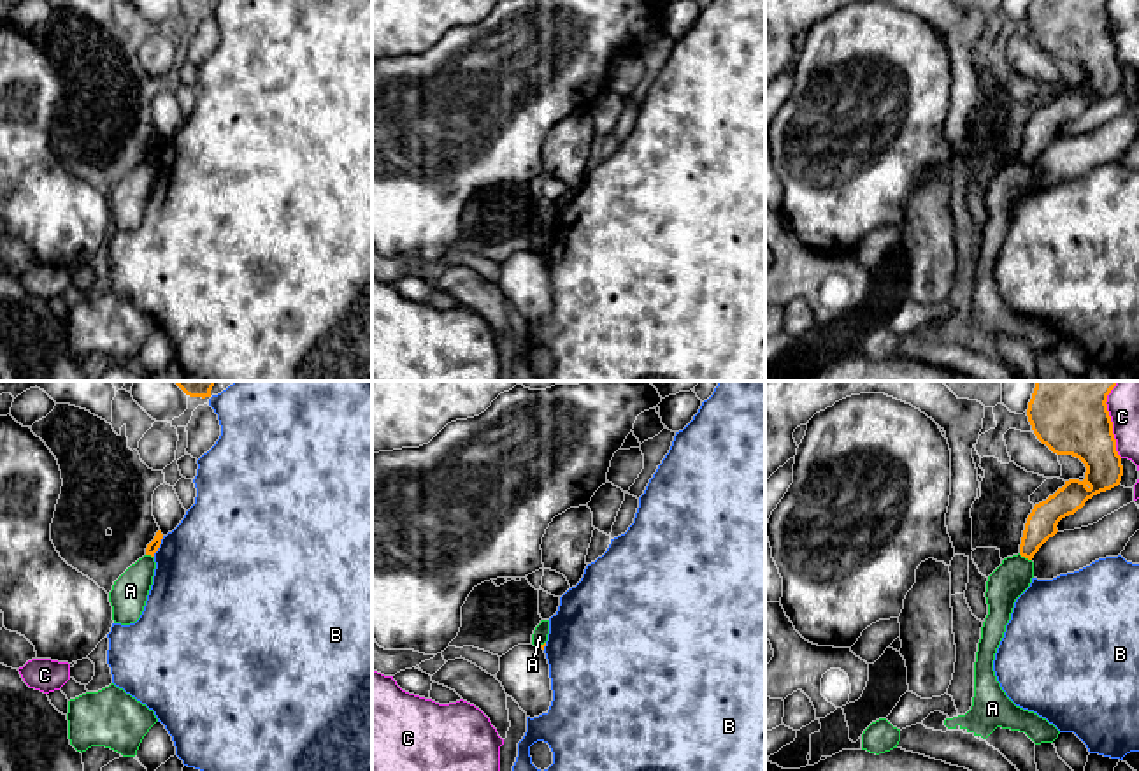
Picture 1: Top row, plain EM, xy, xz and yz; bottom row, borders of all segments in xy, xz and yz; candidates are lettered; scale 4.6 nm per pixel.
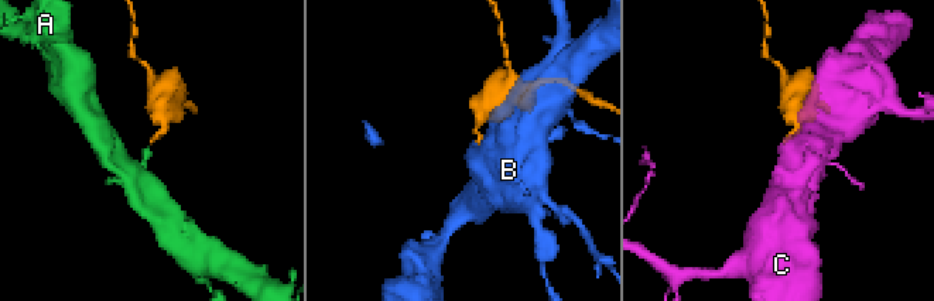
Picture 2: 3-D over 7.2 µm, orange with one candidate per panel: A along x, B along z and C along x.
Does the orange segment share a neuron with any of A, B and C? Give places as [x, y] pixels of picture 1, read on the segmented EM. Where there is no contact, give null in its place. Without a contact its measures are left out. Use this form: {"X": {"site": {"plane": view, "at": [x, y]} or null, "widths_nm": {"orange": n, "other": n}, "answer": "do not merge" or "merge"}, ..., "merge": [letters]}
{"A": {"site": {"plane": "yz", "at": [1025, 557]}, "widths_nm": {"orange": 140, "other": 170}, "answer": "do not merge"}, "B": {"site": {"plane": "xy", "at": [158, 547]}, "widths_nm": {"orange": 50, "other": 480}, "answer": "do not merge"}, "C": {"site": {"plane": "yz", "at": [1110, 420]}, "widths_nm": {"orange": 360, "other": 140}, "answer": "do not merge"}, "merge": []}

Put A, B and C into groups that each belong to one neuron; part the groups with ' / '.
A / B / C

